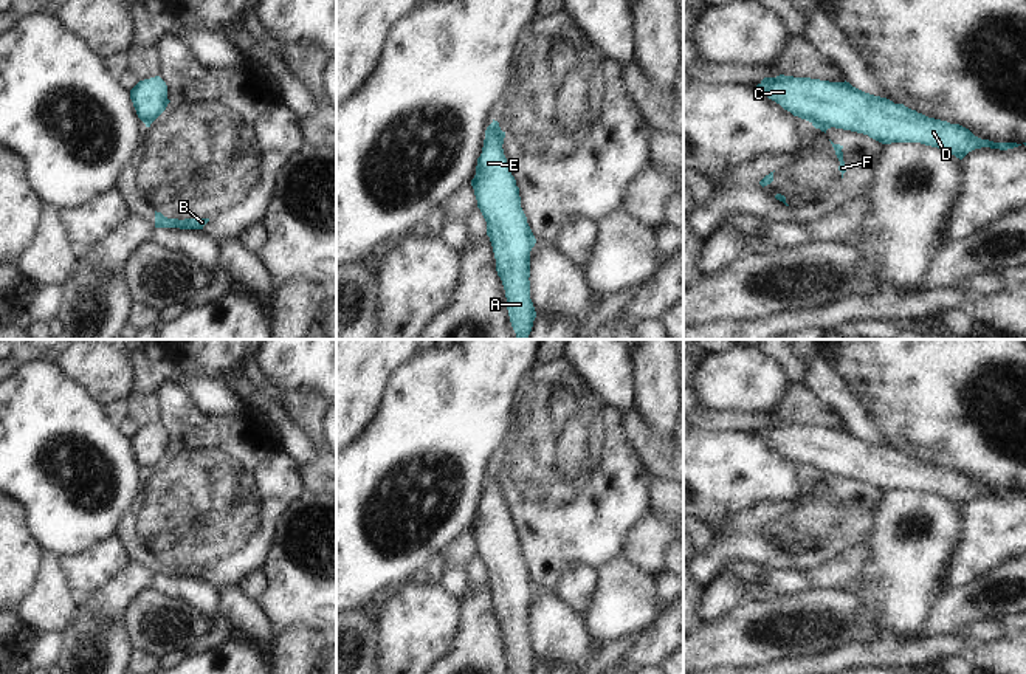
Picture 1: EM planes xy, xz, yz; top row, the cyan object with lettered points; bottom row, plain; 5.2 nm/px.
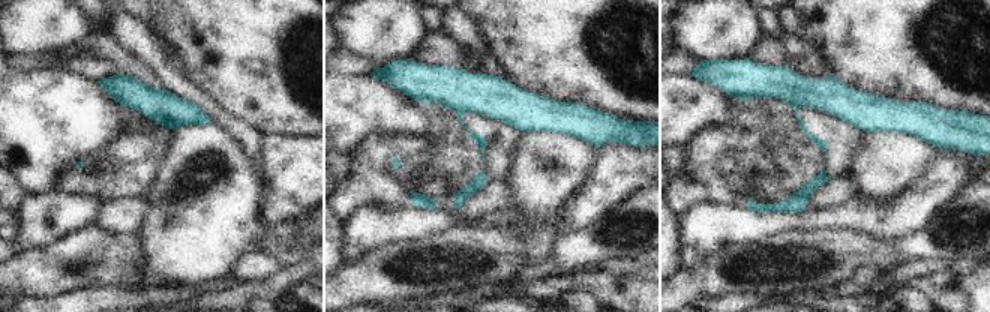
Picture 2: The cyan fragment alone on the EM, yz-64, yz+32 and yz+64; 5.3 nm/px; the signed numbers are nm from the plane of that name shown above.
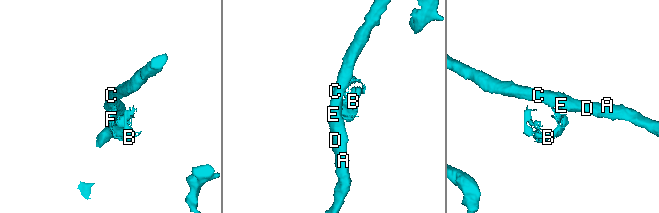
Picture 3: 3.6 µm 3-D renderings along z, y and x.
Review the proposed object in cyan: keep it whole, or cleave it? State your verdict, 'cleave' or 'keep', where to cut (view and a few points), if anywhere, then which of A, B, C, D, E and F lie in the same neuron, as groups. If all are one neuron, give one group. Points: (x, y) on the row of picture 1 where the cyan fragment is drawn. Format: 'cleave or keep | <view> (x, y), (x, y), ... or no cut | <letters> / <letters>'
cleave | yz (812, 123), (826, 129) | A C D E / B F

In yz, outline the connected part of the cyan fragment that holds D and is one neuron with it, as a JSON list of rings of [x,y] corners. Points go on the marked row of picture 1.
[[[780,74],[764,77],[756,87],[794,116],[826,129],[863,133],[882,144],[921,143],[959,160],[981,147],[1007,150],[1021,146],[981,139],[959,124],[928,118],[904,104],[865,93],[846,81]]]

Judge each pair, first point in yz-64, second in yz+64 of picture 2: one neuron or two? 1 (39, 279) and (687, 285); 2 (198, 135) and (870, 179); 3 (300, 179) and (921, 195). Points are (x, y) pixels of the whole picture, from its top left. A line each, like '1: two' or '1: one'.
1: one
2: one
3: one

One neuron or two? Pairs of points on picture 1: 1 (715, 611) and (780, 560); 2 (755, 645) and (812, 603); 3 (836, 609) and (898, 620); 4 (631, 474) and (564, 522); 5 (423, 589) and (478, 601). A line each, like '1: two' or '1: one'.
1: two
2: one
3: two
4: one
5: two

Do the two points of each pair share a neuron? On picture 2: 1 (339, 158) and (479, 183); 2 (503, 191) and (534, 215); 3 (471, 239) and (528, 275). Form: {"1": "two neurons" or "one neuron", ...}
{"1": "two neurons", "2": "two neurons", "3": "two neurons"}

